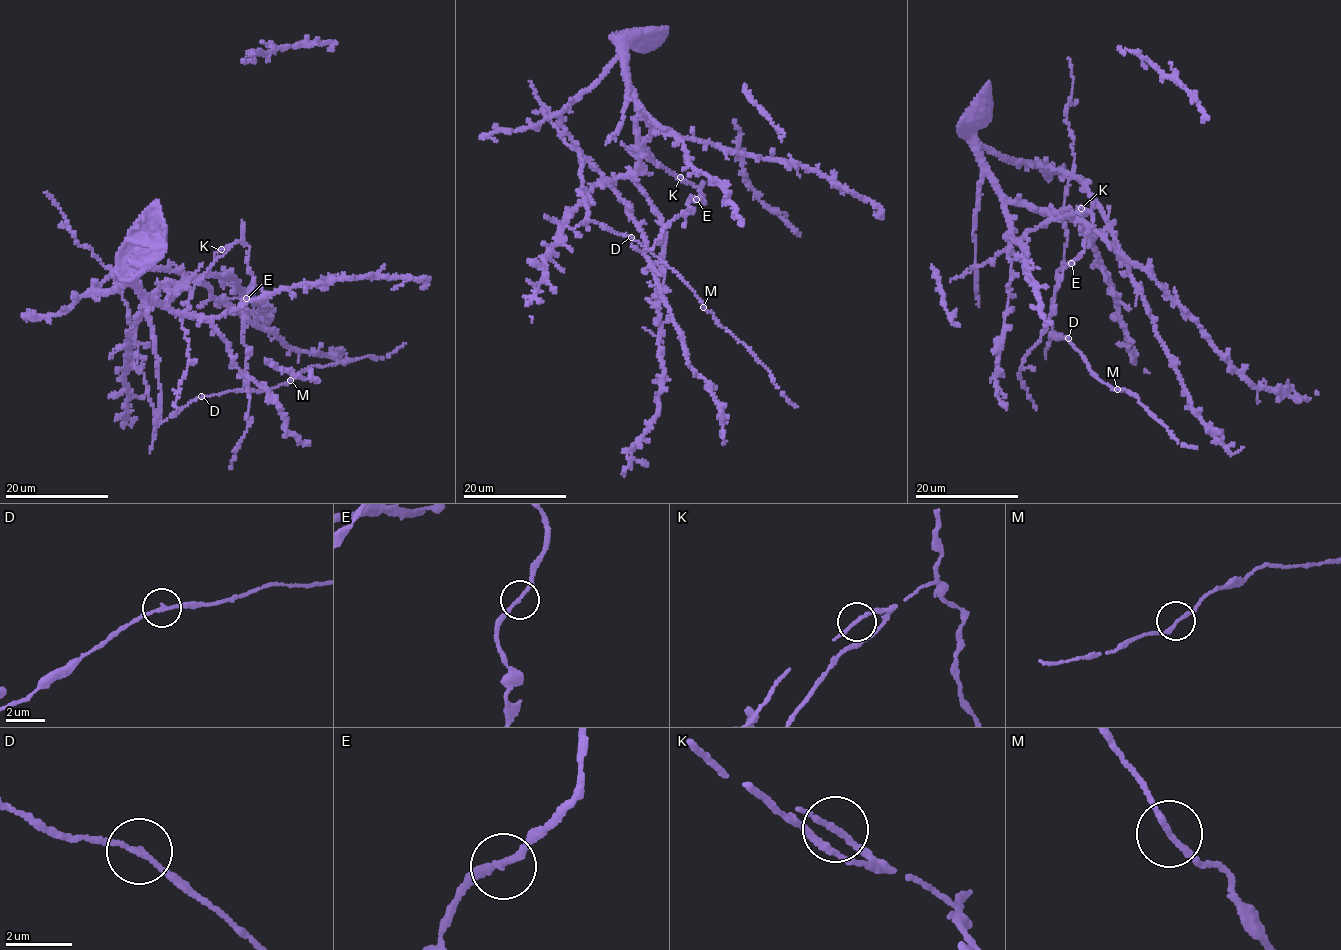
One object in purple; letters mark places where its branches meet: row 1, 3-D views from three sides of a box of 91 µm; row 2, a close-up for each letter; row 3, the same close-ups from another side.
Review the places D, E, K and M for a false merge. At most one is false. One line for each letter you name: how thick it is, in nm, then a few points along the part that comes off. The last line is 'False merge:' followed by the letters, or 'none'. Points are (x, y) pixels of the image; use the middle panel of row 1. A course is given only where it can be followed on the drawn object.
False merge: none

